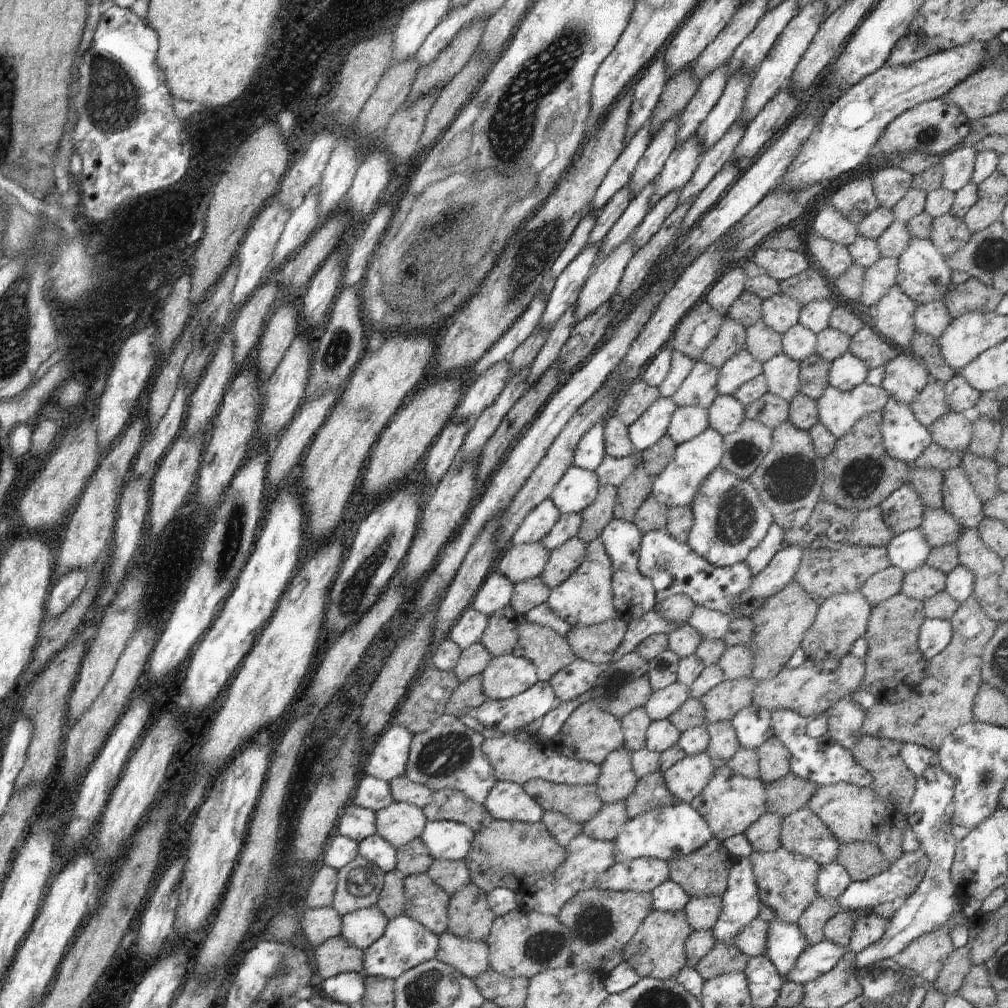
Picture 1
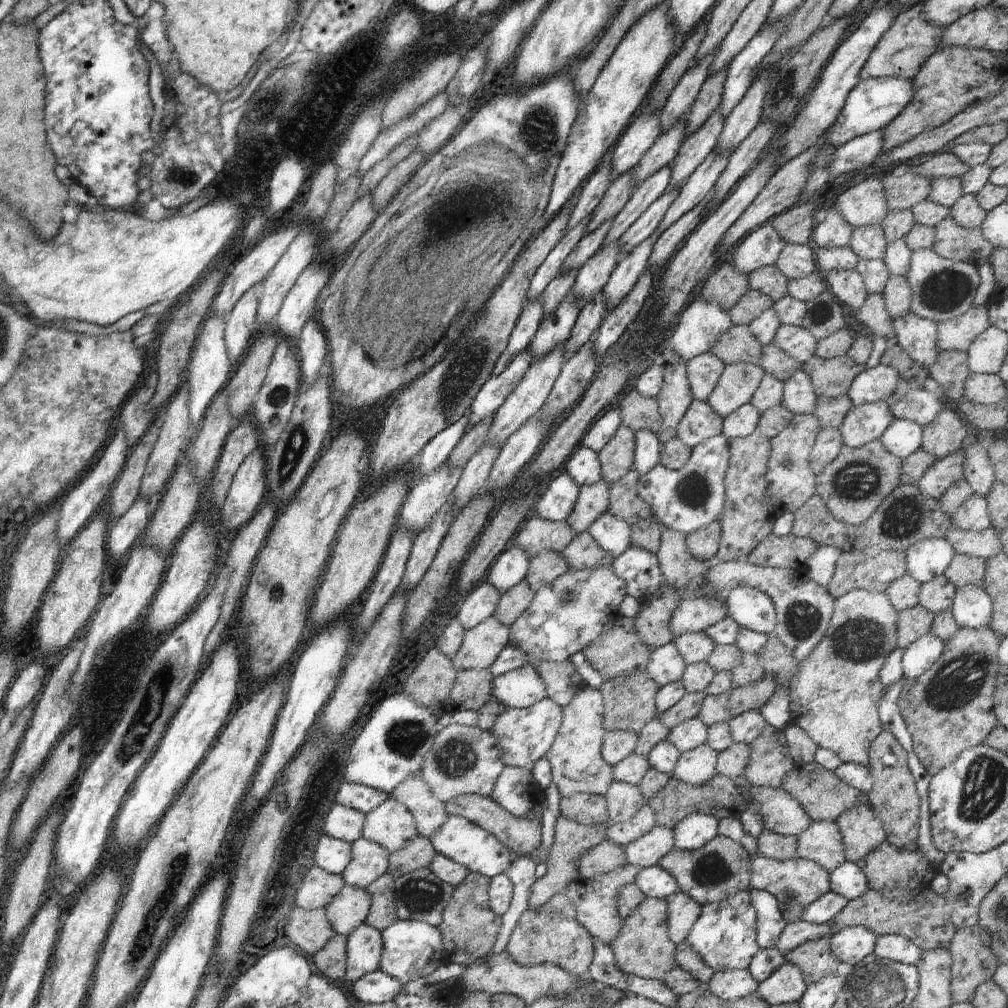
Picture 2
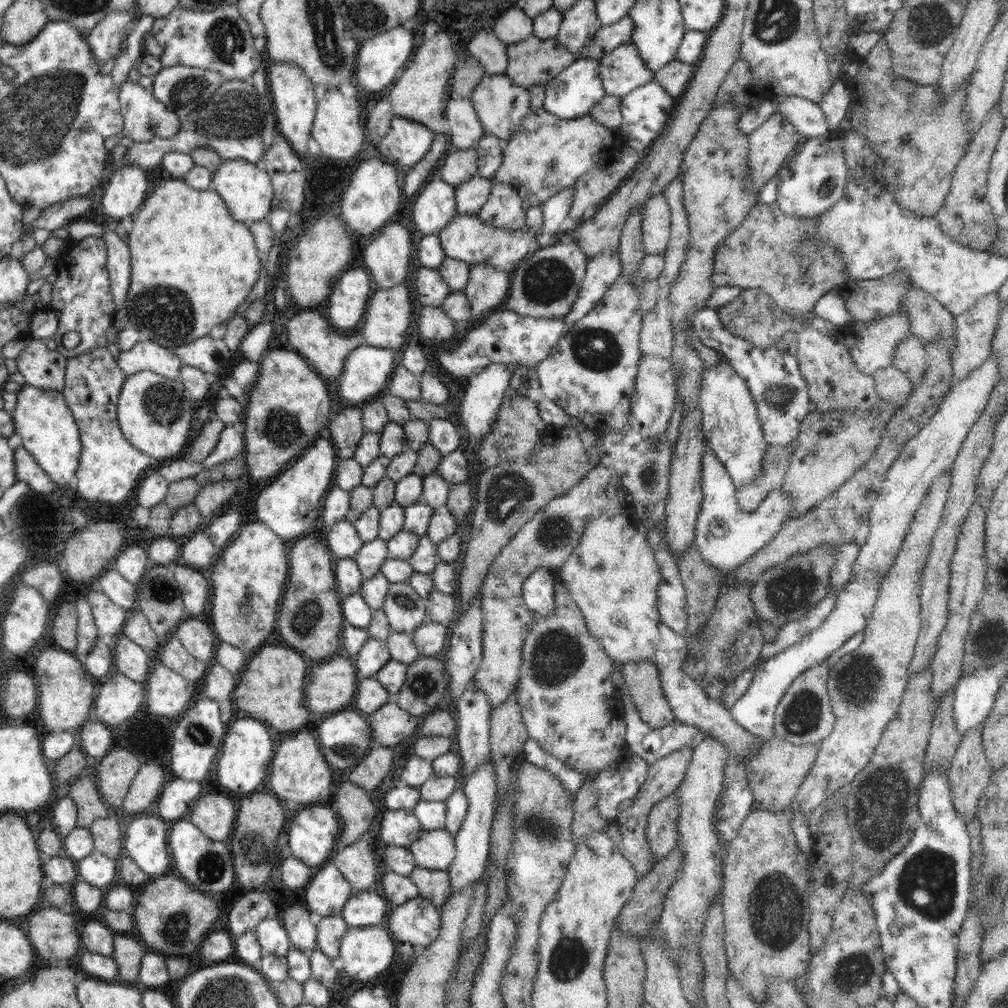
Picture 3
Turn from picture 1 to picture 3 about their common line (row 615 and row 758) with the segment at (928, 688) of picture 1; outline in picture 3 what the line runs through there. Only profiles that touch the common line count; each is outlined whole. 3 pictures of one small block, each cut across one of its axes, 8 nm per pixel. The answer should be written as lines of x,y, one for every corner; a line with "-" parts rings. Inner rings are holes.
978,724
976,728
972,728
968,734
961,737
958,750
954,754
952,767
947,771
948,782
950,782
950,798
952,798
952,806
958,812
958,816
965,823
970,822
972,818
976,818
978,812
978,802
980,802
980,794
984,792
984,788
990,782
992,774
988,758
984,752
982,740
982,727
984,724

